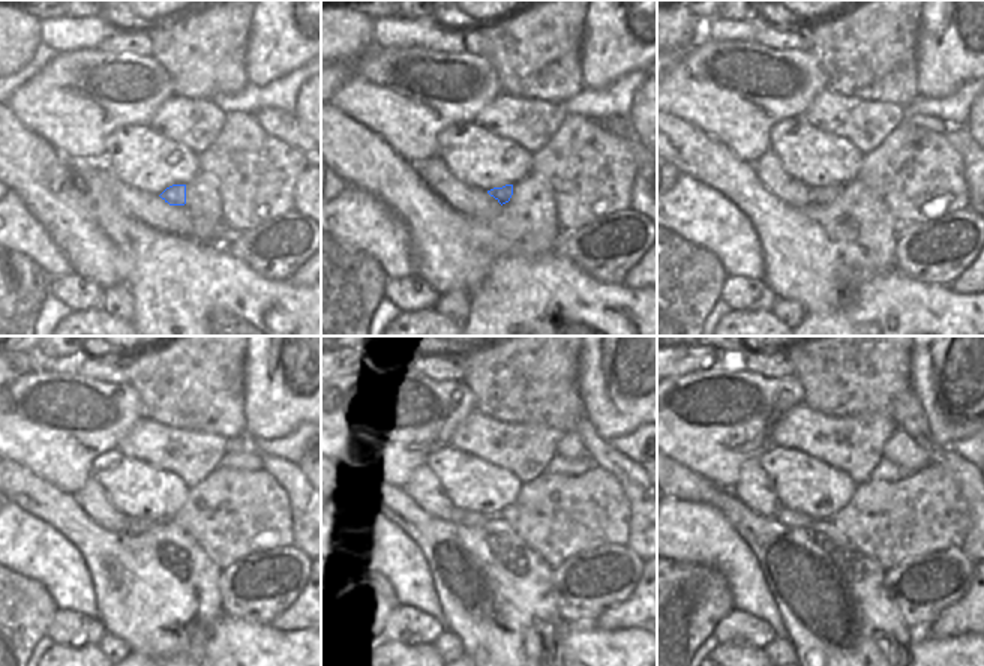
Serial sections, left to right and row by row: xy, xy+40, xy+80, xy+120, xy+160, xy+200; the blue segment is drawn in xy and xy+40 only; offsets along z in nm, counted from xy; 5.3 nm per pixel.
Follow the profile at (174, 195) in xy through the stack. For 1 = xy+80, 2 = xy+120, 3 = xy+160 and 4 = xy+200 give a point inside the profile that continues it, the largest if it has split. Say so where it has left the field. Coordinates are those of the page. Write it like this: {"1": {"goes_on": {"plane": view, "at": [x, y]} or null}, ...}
{"1": {"goes_on": {"plane": "xy+80", "at": [822, 195]}}, "2": {"goes_on": {"plane": "xy+120", "at": [135, 525]}}, "3": {"goes_on": {"plane": "xy+160", "at": [461, 518]}}, "4": {"goes_on": {"plane": "xy+200", "at": [786, 516]}}}

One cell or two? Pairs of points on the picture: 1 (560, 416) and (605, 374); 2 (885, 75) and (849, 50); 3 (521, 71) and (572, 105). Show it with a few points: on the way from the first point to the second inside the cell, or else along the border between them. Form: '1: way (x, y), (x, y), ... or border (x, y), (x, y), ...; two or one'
1: border (578, 362), (578, 395), (585, 414); two
2: way (876, 66), (858, 50); one
3: border (584, 87), (558, 104); two

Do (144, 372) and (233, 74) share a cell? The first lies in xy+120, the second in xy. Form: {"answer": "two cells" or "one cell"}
{"answer": "one cell"}

